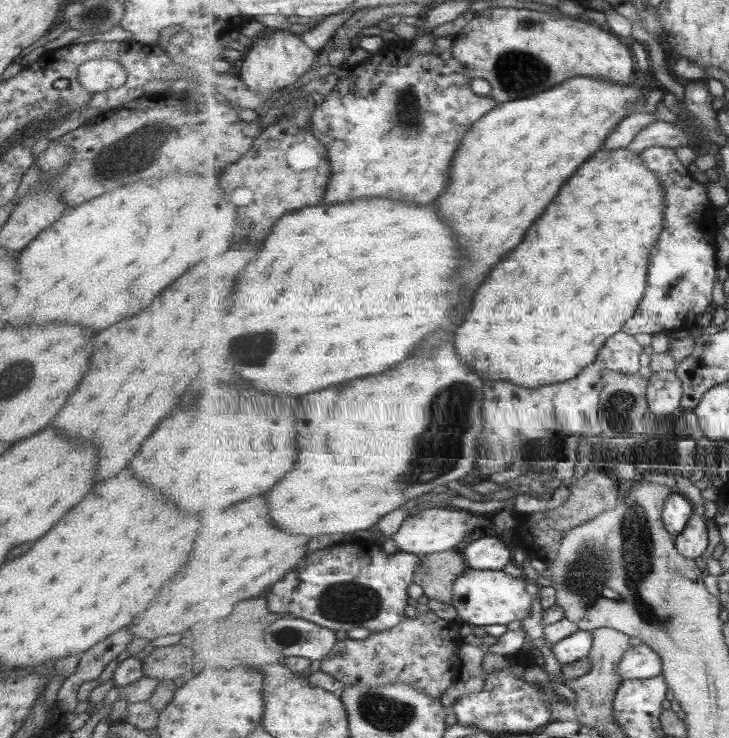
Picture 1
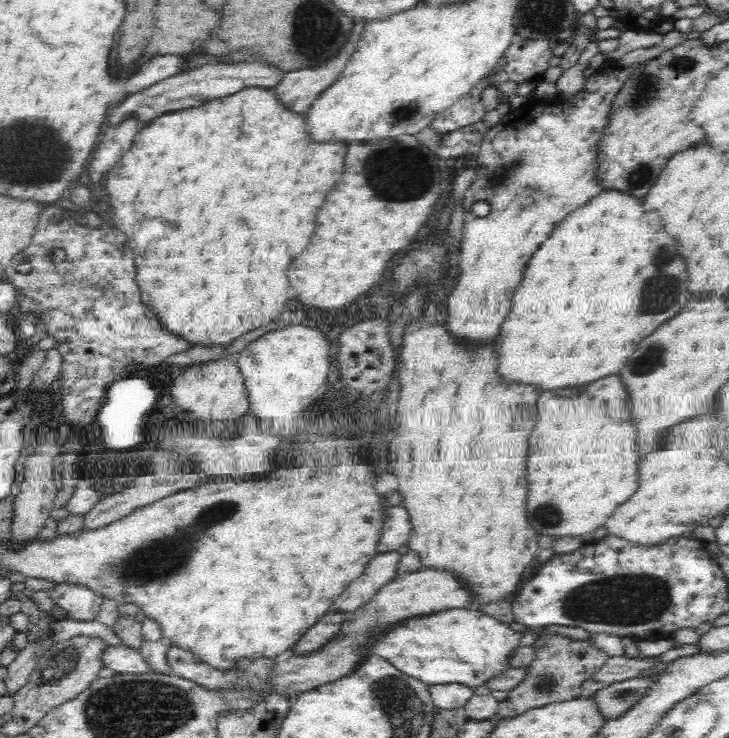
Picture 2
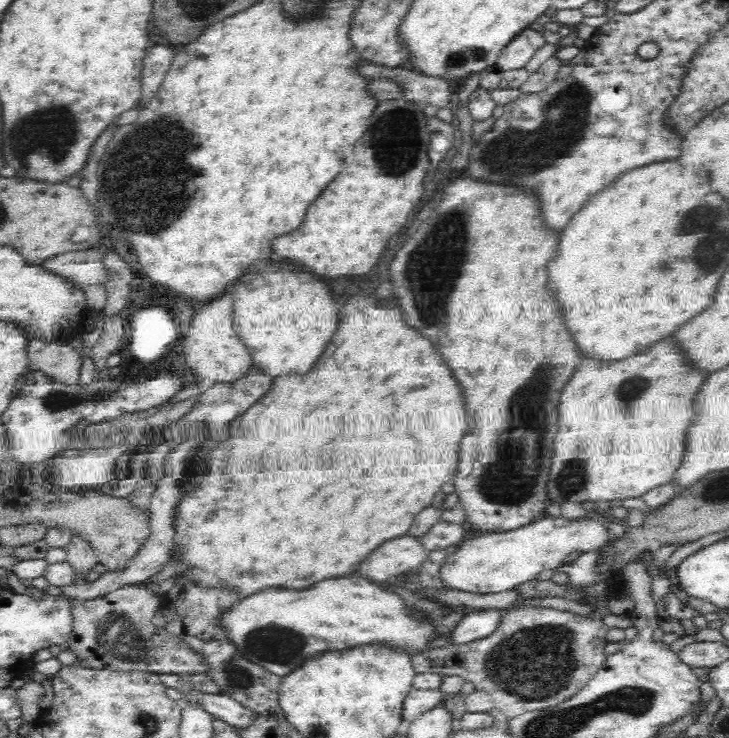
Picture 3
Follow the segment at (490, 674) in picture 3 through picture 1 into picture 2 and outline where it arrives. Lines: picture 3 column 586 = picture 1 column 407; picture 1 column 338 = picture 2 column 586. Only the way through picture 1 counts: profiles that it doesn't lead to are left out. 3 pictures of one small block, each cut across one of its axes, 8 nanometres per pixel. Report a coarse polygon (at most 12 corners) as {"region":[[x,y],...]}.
{"region":[[561,634],[533,645],[527,678],[499,703],[516,718],[583,696],[607,654]]}

